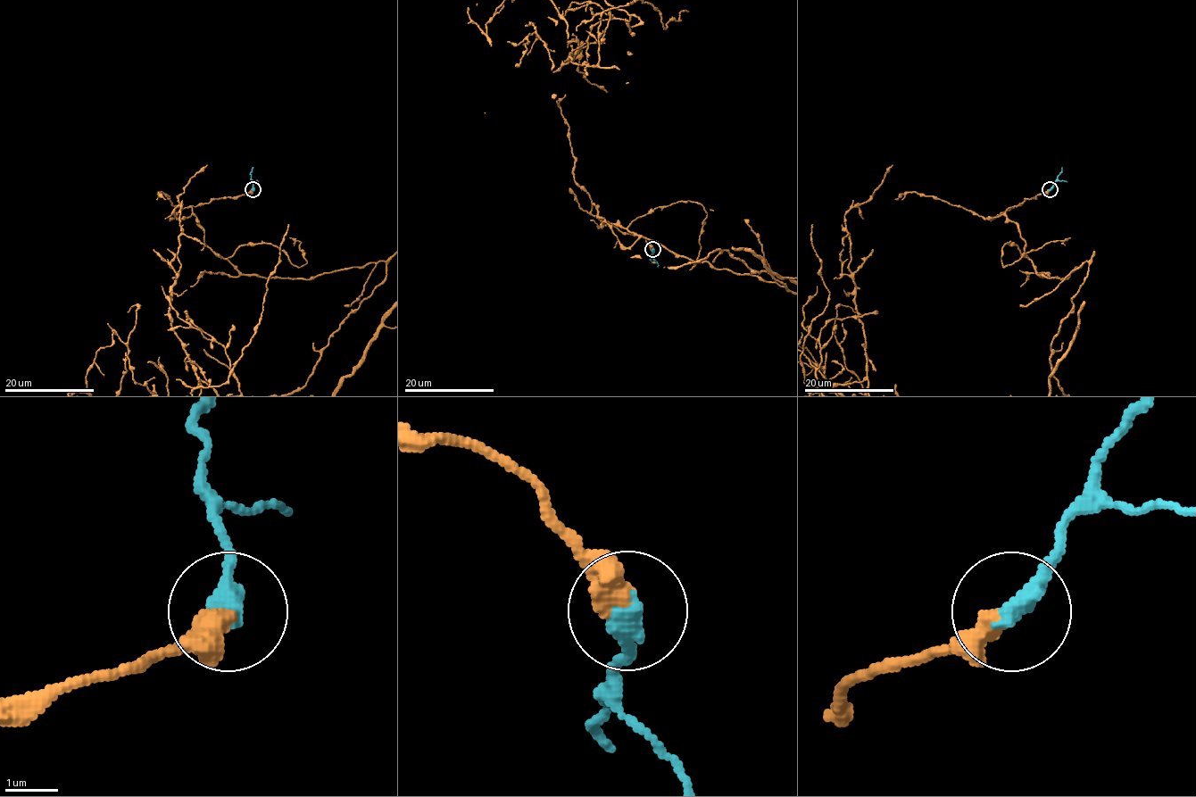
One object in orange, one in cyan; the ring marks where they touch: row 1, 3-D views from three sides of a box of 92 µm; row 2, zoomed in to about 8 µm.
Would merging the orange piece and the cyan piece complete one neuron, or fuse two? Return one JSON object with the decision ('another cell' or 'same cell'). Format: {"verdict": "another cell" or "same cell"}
{"verdict": "same cell"}

